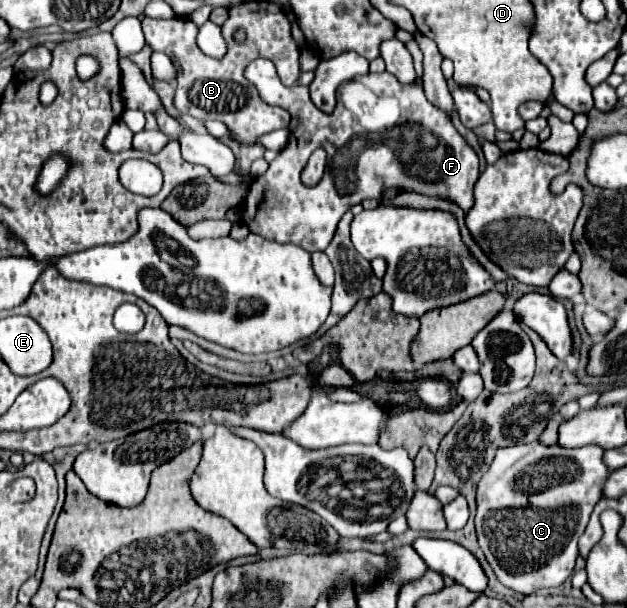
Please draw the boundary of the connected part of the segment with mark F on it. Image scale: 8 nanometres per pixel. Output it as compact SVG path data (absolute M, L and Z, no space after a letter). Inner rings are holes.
M267 58L253 60L245 70L245 78L257 86L267 104L283 106L293 116L301 118L301 126L291 132L289 144L269 164L269 170L257 176L249 186L241 208L241 220L247 224L249 232L275 242L297 244L307 252L325 250L337 230L337 222L353 204L365 198L379 200L385 188L397 184L403 190L449 198L465 212L473 206L479 156L457 132L451 118L427 102L419 80L401 84L387 70L367 72L343 82L333 114L325 114L313 106L309 86L283 86L273 62ZM315 144L327 150L327 166L317 186L305 186L301 172Z

